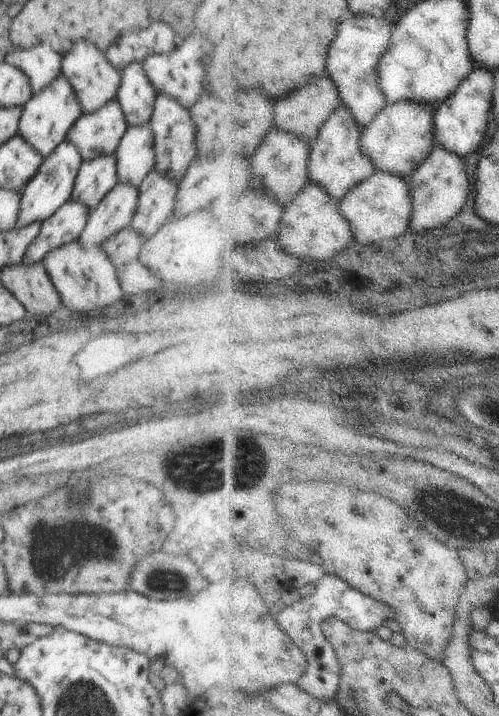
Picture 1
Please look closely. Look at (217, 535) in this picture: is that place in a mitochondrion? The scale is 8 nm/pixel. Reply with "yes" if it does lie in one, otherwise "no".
no

